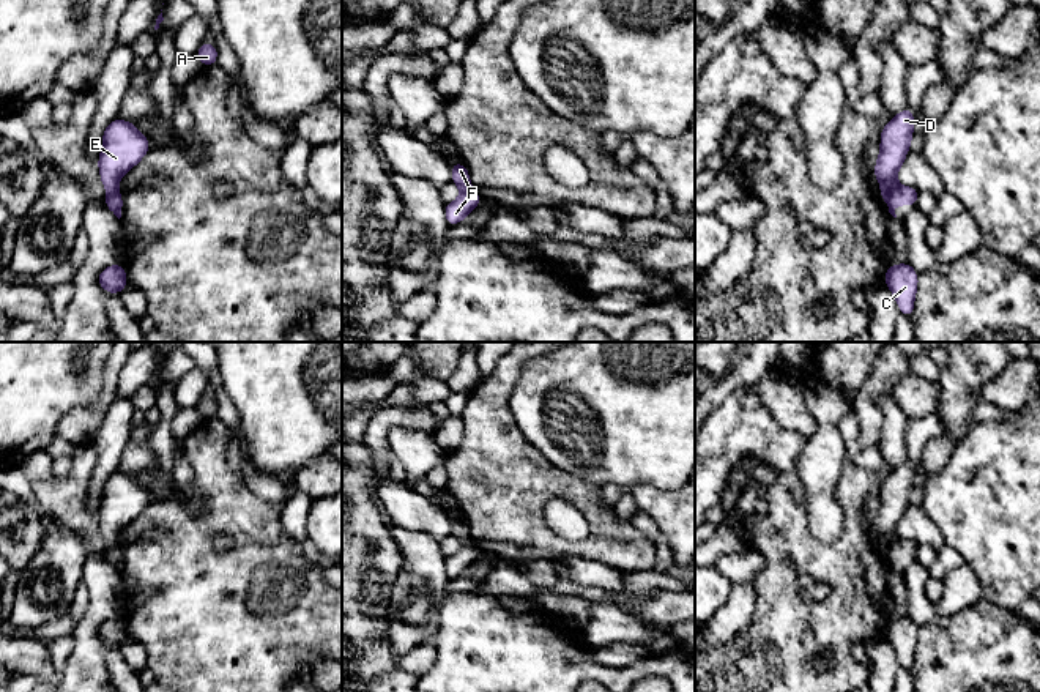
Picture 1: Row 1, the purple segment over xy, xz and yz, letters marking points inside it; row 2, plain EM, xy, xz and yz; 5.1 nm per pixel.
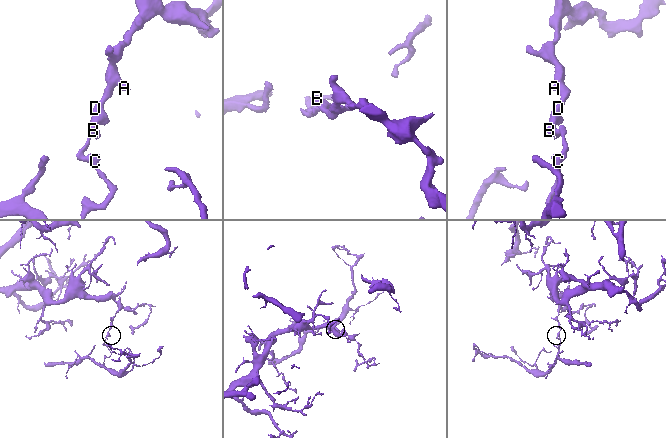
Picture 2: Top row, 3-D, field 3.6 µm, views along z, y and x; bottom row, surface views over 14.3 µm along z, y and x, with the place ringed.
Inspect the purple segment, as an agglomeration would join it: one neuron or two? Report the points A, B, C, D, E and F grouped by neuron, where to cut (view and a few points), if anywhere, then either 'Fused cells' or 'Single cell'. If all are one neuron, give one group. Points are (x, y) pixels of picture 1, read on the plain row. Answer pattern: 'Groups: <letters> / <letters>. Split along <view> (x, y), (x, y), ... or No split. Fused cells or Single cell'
Groups: A B D E / C F. Split along yz (897, 538), (886, 552). Fused cells

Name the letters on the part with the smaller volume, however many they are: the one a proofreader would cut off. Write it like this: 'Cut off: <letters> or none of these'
Cut off: C, F

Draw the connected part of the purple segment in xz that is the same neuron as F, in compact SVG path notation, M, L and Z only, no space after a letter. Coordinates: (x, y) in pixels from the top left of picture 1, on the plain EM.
M471 538L462 542L455 555L444 558L446 574L449 580L462 575L465 569L470 567L481 555L482 552Z

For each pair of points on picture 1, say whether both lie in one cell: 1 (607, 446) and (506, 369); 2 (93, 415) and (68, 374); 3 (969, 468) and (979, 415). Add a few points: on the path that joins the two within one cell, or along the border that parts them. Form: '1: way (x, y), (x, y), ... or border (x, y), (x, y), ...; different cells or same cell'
1: border (533, 358), (523, 364), (512, 391), (512, 416); different cells
2: border (104, 371), (100, 394), (55, 424); different cells
3: border (1014, 413), (1007, 420), (985, 420), (973, 426); different cells

